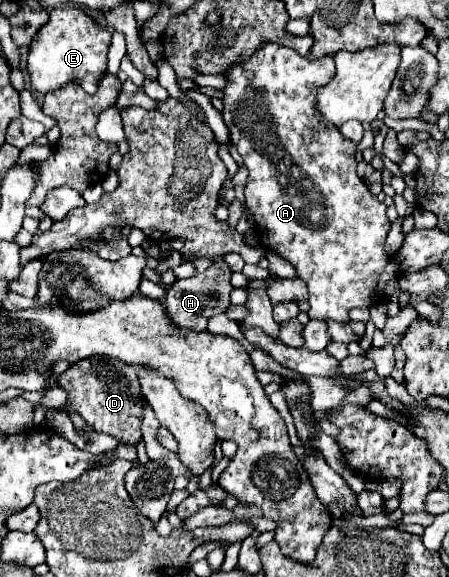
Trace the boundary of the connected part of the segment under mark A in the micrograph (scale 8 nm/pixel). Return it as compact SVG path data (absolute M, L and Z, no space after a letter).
M263 43L263 45L245 61L245 63L235 63L235 65L231 65L229 69L225 69L225 73L221 73L221 75L225 75L225 79L227 79L227 85L223 87L223 105L225 105L225 107L223 107L223 119L225 119L225 125L229 127L231 141L233 141L233 145L235 145L235 149L239 151L239 155L243 157L245 167L247 167L247 171L249 171L247 187L245 187L245 201L247 201L247 207L253 211L255 225L257 225L257 235L259 235L263 247L269 247L271 251L275 251L277 255L281 255L281 257L285 257L289 263L293 263L295 269L297 269L297 275L307 283L307 289L309 289L309 305L311 305L311 307L309 307L309 317L311 317L311 319L335 319L335 321L341 321L341 323L349 323L349 311L351 311L353 307L371 307L371 305L377 305L377 303L387 301L387 299L385 299L385 285L387 285L389 281L393 281L393 279L399 279L399 273L401 273L401 255L399 255L399 253L397 253L397 255L387 255L387 253L385 253L385 239L387 239L387 233L389 233L389 229L391 229L391 221L387 219L387 207L385 207L385 203L379 203L379 201L369 193L369 187L365 185L365 181L359 179L357 169L355 169L355 167L357 167L357 161L355 161L355 143L349 141L349 139L345 139L345 137L341 135L341 131L339 131L335 125L323 123L323 119L317 119L317 115L315 115L315 91L335 75L333 57L331 57L331 55L325 55L325 57L319 57L319 59L307 59L307 57L303 57L303 55L299 55L299 53L295 53L295 51L291 51L289 47L275 45L275 43Z

